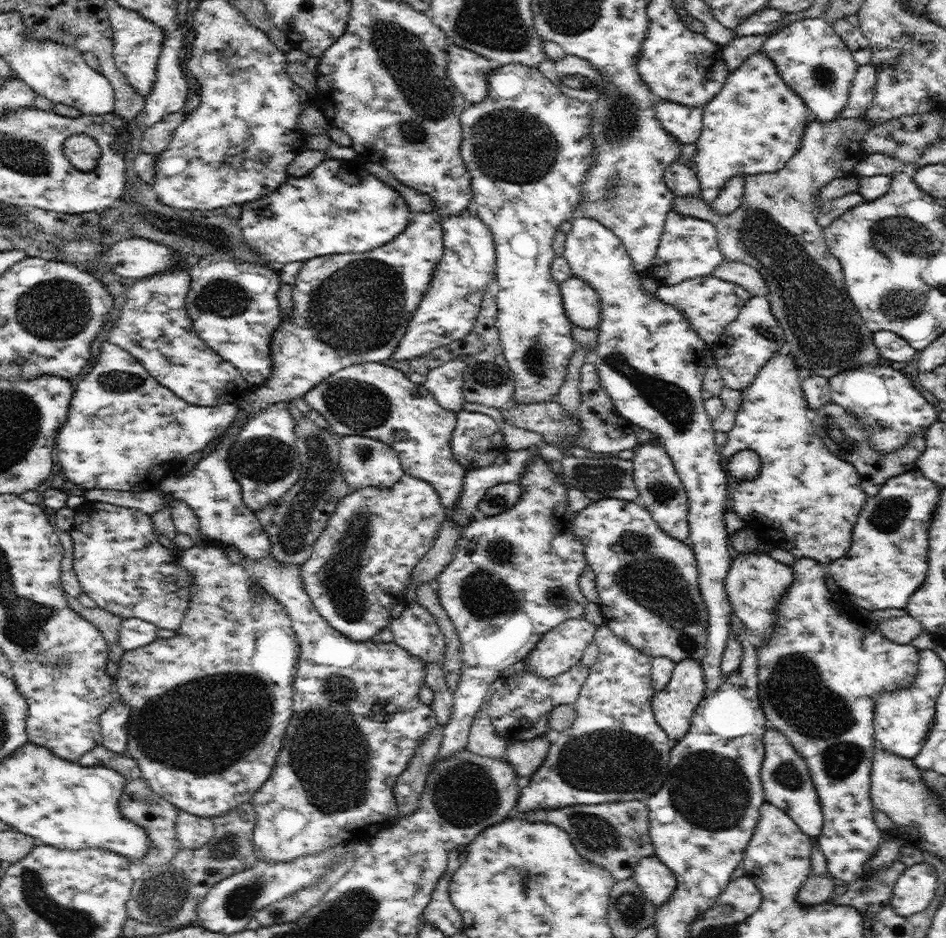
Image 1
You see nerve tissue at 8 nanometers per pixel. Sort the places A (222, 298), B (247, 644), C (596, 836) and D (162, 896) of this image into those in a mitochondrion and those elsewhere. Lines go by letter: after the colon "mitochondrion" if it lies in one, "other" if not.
A: mitochondrion
B: other
C: mitochondrion
D: mitochondrion

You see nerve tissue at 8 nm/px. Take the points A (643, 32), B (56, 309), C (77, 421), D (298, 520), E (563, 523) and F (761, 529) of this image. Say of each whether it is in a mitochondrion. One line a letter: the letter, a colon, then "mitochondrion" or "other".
A: other
B: mitochondrion
C: other
D: mitochondrion
E: other
F: other

